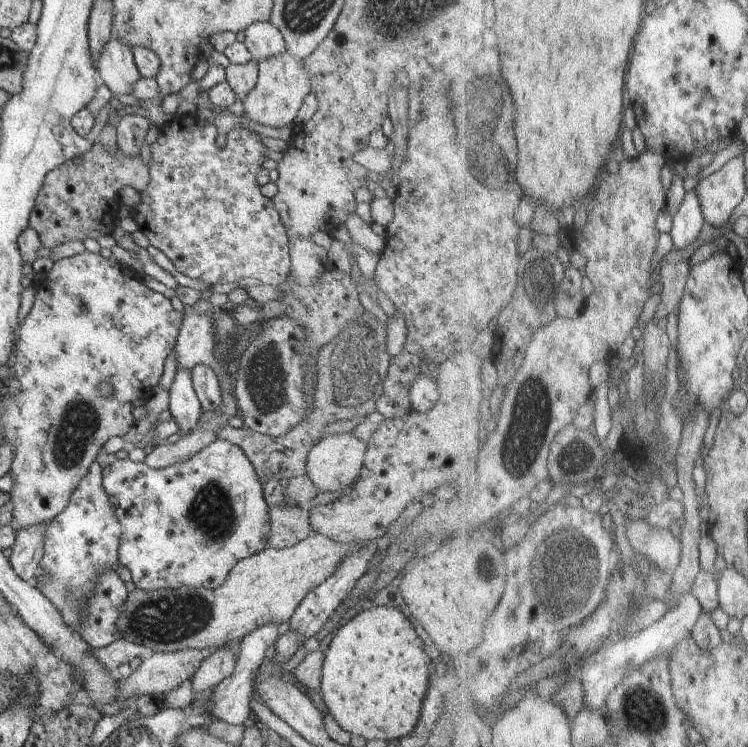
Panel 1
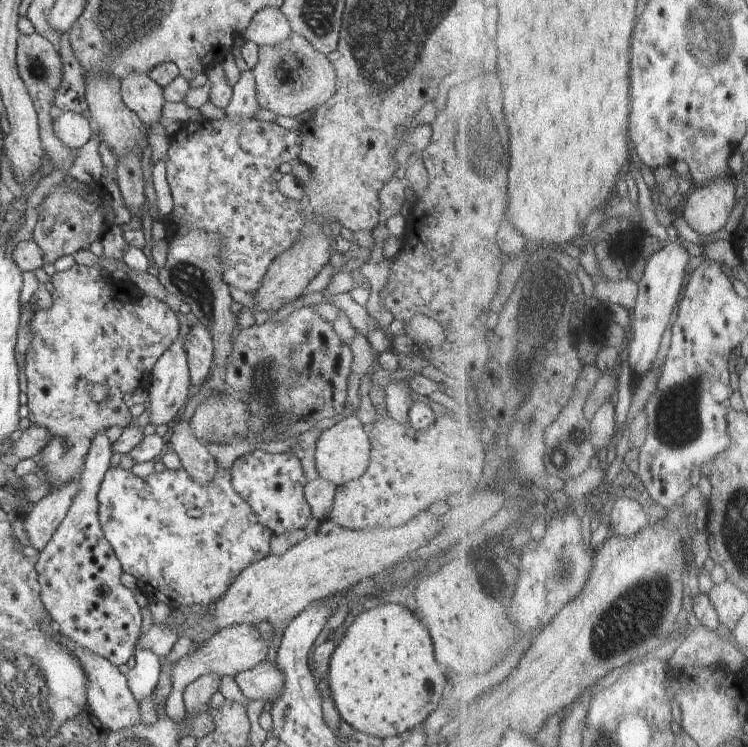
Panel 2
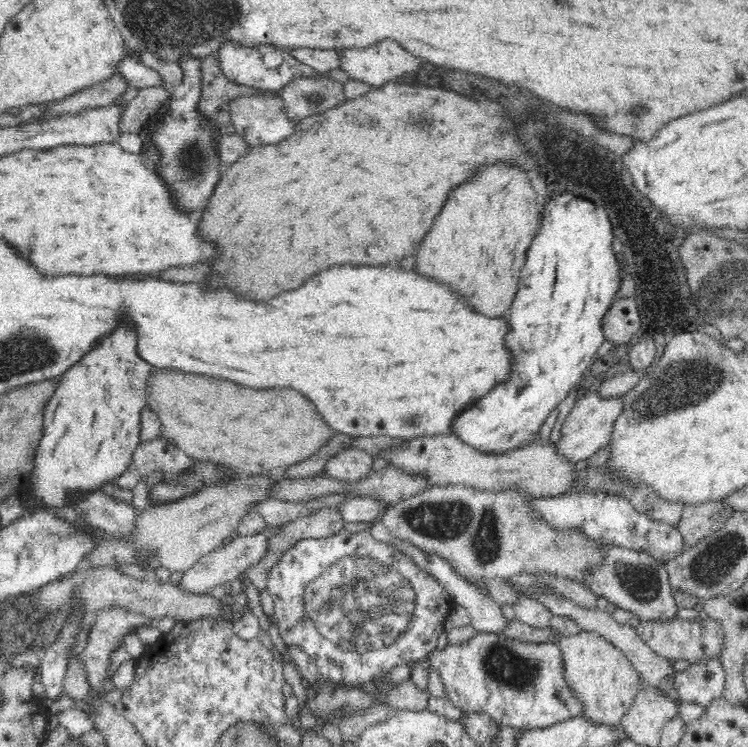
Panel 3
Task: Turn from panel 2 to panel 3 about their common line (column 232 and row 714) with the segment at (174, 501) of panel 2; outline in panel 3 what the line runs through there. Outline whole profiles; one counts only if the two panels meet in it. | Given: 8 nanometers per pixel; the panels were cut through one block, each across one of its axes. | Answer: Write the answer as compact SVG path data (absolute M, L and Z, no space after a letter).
M480 632L474 638L470 638L464 644L448 644L445 649L434 649L431 653L424 657L427 659L429 670L434 669L440 673L442 677L442 685L444 685L444 694L451 700L454 706L461 708L465 712L484 712L491 720L496 721L498 726L510 726L515 729L546 729L554 724L564 722L576 717L583 716L583 704L575 697L573 690L569 690L566 679L563 675L563 658L556 642L548 643L534 643L534 642L520 642L513 638L508 638L498 632Z

